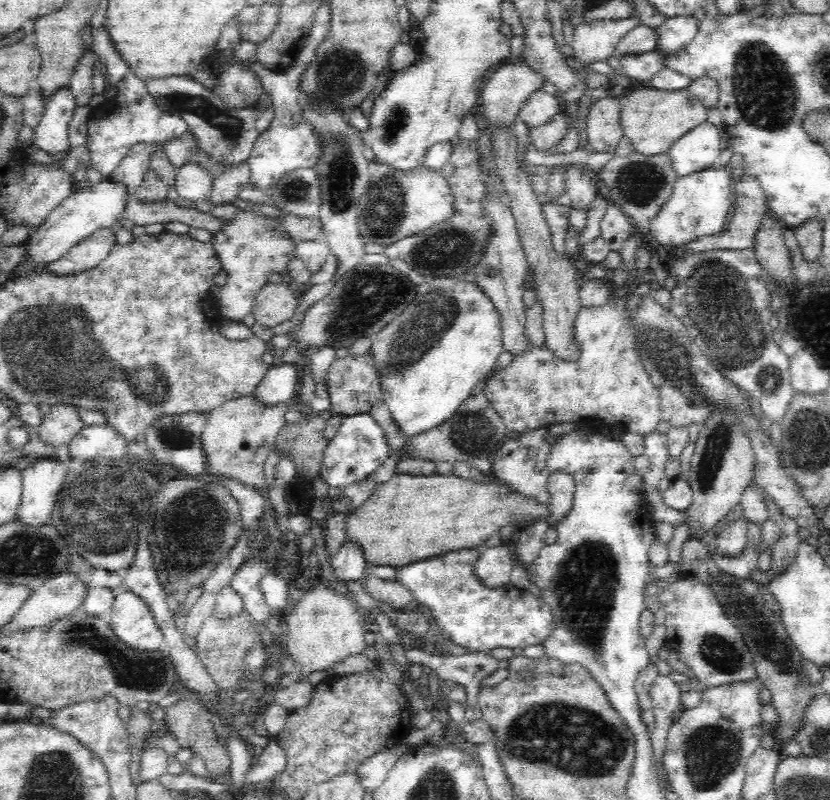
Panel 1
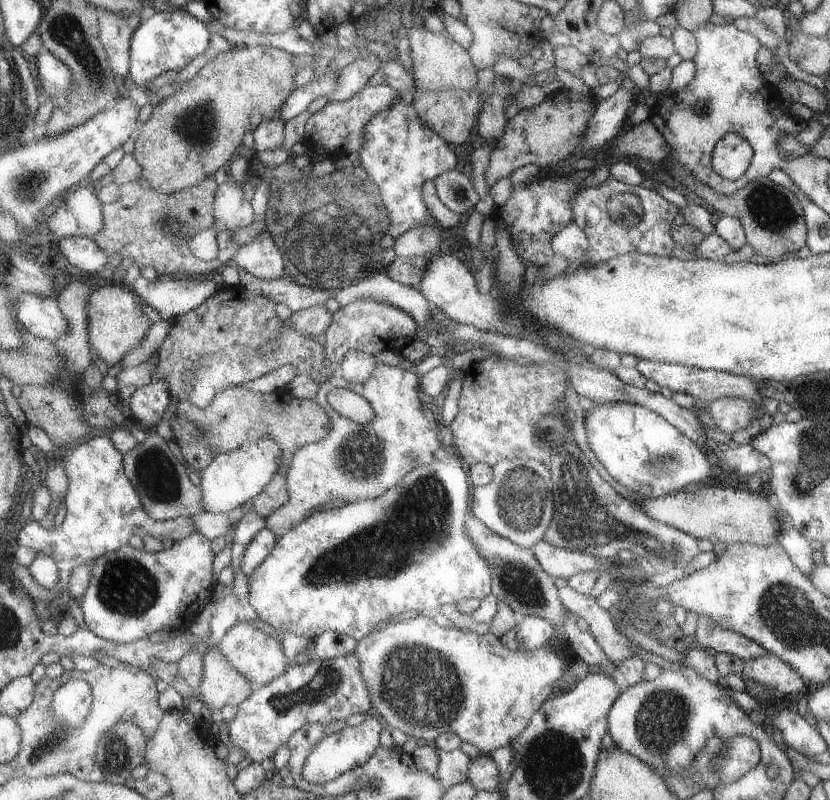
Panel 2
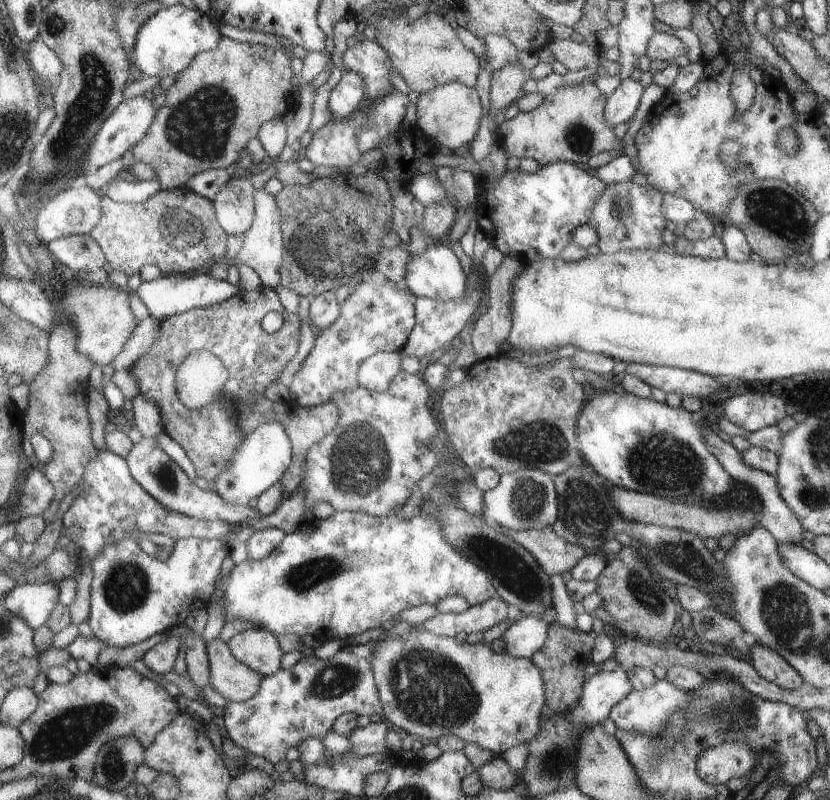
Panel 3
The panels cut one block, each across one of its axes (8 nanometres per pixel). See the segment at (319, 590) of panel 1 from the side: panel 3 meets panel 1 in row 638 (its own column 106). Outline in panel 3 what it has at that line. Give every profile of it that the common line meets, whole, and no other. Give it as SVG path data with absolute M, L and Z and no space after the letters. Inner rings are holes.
M110 283L75 284L62 298L62 312L72 321L78 341L77 350L89 357L95 365L105 366L115 360L115 356L123 350L123 344L133 334L139 322L131 312L129 304L130 290Z

